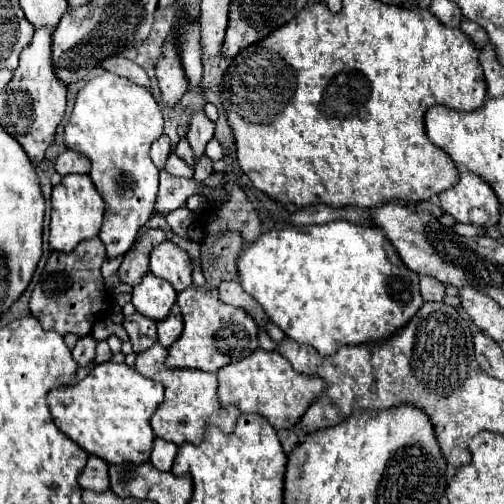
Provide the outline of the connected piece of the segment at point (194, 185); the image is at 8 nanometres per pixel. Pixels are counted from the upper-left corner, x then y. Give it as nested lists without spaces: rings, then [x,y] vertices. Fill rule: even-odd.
[[[166,169],[160,171],[160,193],[156,199],[156,211],[166,215],[168,211],[174,211],[186,203],[190,195],[200,195],[200,181],[196,179],[184,179],[168,173]]]

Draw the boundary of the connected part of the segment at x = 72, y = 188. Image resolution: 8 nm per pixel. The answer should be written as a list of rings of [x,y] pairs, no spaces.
[[[66,175],[52,191],[52,219],[50,219],[50,249],[70,253],[80,241],[98,235],[104,215],[104,201],[94,189],[88,175]]]

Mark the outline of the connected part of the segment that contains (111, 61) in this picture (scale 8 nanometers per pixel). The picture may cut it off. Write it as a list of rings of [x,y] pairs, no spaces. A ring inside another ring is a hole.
[[[122,55],[108,57],[108,59],[102,63],[102,67],[108,69],[108,71],[112,71],[112,73],[118,73],[118,75],[130,79],[130,81],[134,81],[134,83],[140,85],[140,87],[152,89],[152,79],[146,75],[146,71],[144,71],[140,65],[136,65],[134,61],[124,59]]]

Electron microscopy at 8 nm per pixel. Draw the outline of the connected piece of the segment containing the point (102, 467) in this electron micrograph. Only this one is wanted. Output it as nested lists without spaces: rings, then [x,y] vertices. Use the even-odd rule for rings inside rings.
[[[96,455],[88,457],[86,469],[80,471],[78,483],[84,489],[94,489],[94,491],[106,491],[110,481],[108,481],[108,463]]]

